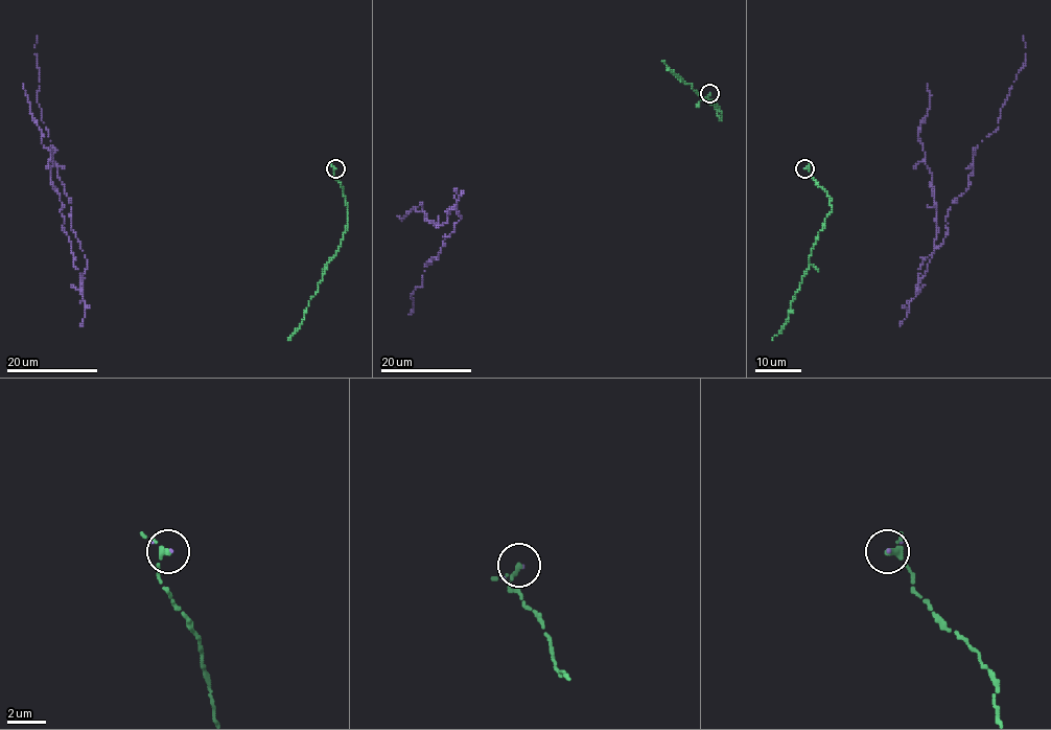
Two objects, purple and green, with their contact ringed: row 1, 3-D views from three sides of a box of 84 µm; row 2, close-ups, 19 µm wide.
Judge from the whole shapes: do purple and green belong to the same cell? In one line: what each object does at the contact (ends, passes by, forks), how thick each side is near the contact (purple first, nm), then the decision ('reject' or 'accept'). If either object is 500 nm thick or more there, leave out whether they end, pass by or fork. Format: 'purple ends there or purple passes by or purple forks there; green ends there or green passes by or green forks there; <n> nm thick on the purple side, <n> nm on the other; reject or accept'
purple ends there; green passes by; 130 nm thick on the purple side, 240 nm on the other; accept

